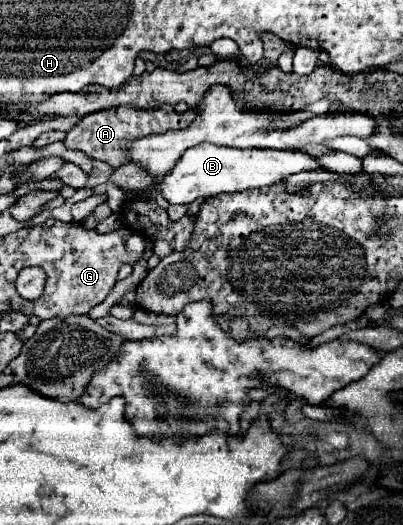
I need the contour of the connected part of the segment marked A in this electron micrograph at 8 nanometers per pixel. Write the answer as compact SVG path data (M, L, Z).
M163 105L159 109L135 109L135 107L113 107L107 111L97 111L91 115L85 115L81 119L79 125L75 125L69 133L67 139L63 141L65 147L69 149L77 149L87 153L93 159L99 159L107 165L111 165L113 169L129 163L127 159L127 143L131 143L131 139L139 139L143 135L155 135L155 133L163 133L163 131L173 131L173 129L183 129L189 127L195 121L195 111L185 111L185 113L175 113L171 105Z

